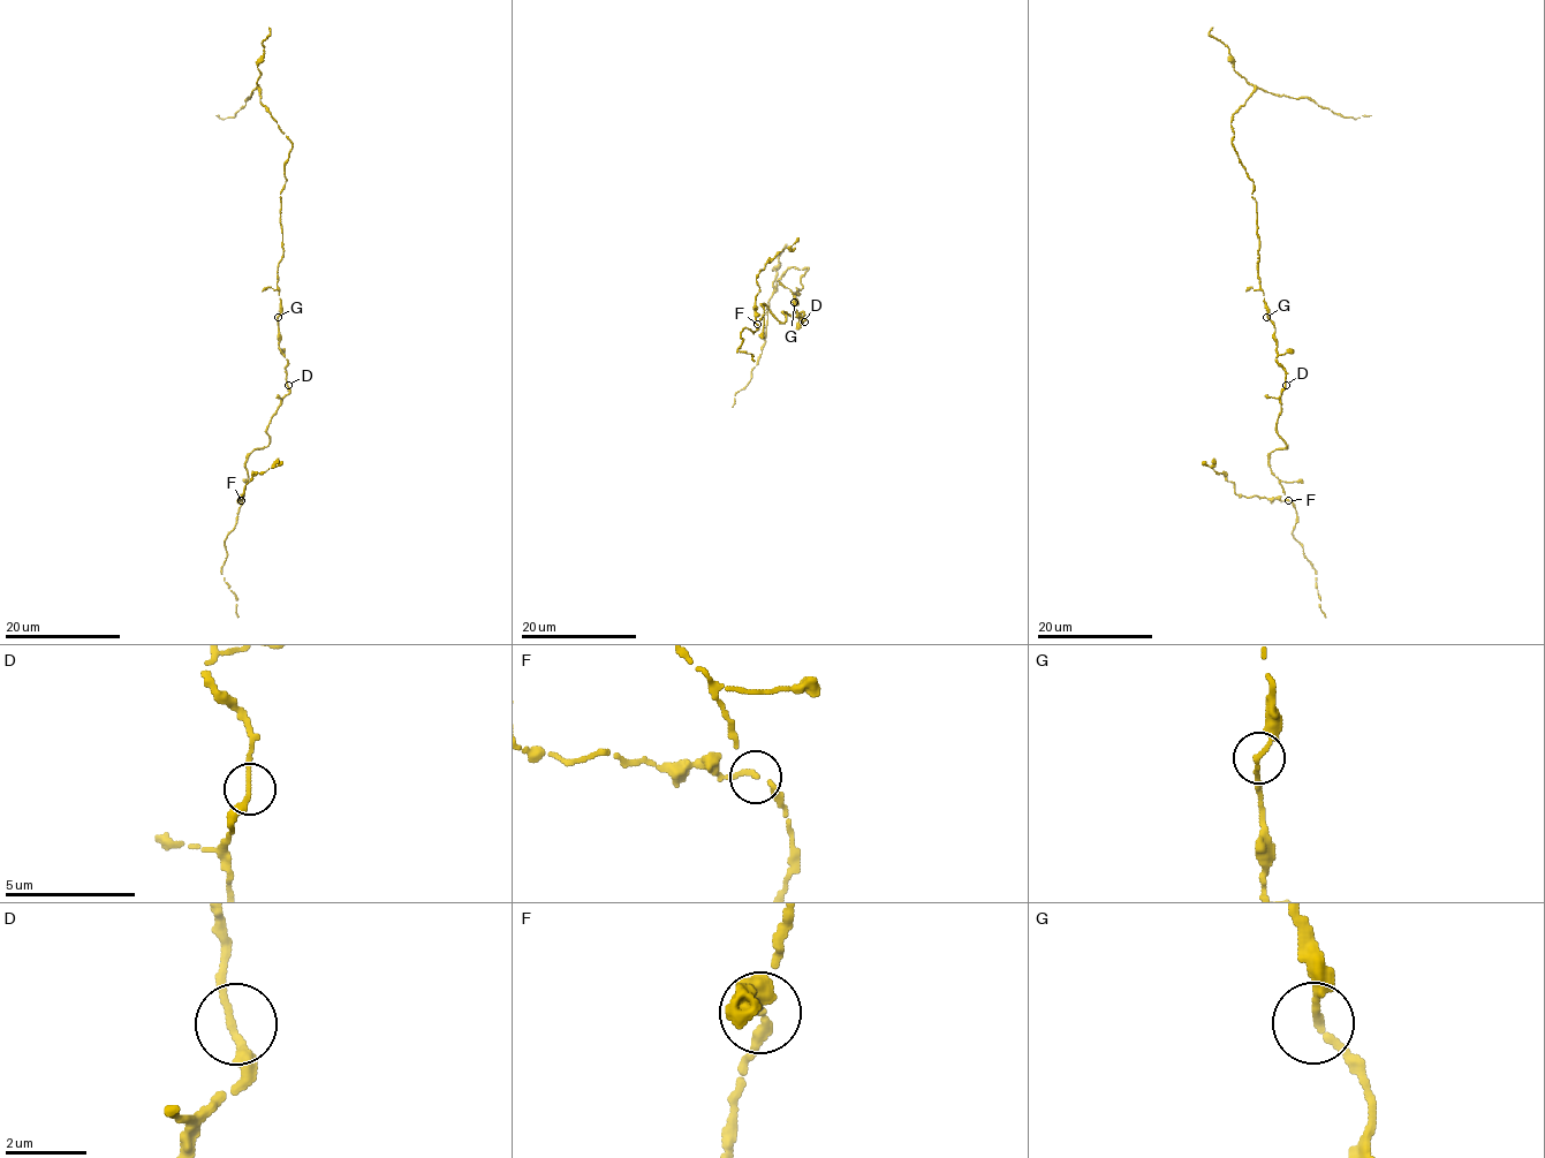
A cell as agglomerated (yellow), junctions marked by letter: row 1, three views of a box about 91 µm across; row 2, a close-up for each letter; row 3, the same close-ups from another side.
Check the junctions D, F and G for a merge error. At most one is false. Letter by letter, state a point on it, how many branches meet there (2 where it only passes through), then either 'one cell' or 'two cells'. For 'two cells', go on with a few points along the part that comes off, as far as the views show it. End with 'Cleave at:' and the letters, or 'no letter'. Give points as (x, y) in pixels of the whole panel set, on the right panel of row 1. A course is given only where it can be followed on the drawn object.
D: (1286, 385) | 2 | one cell
F: (1288, 500) | 2 | two cells | (1288, 500), (1239, 496), (1235, 493), (1235, 484), (1202, 463)
G: (1266, 317) | 2 | one cell
Cleave at: F

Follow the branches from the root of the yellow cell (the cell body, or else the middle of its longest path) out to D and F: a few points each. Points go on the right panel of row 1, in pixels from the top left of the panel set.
D: (1266, 310), (1275, 328), (1277, 360), (1286, 371), (1286, 385)
F: (1266, 310), (1286, 371), (1277, 433), (1287, 445), (1270, 454), (1270, 467), (1280, 499), (1288, 500)

